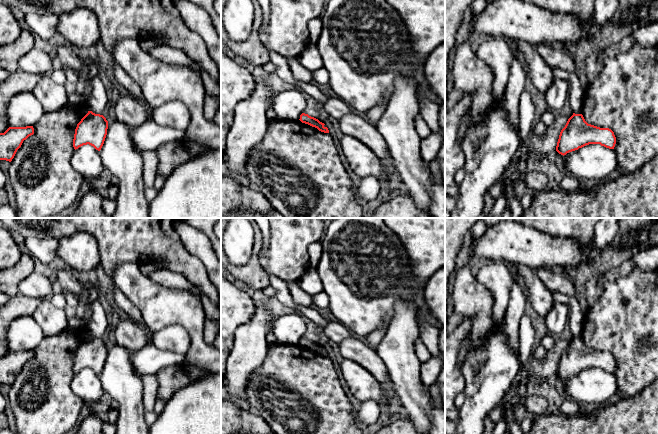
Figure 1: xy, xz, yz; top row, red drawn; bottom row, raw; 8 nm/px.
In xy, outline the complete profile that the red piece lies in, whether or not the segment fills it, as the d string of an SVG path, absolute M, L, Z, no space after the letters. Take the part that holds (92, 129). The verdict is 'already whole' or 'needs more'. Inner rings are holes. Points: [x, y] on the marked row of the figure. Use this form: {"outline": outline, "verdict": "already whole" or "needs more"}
{"outline": "M88 111L75 129L74 149L89 144L100 151L107 135L107 129L108 121L103 115Z", "verdict": "already whole"}

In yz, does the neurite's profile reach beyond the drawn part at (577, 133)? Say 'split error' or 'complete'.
complete

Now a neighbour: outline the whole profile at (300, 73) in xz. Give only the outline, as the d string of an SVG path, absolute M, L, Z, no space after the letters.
M287 58L287 61L296 80L304 83L311 83L313 80L312 72L302 66L297 58Z

